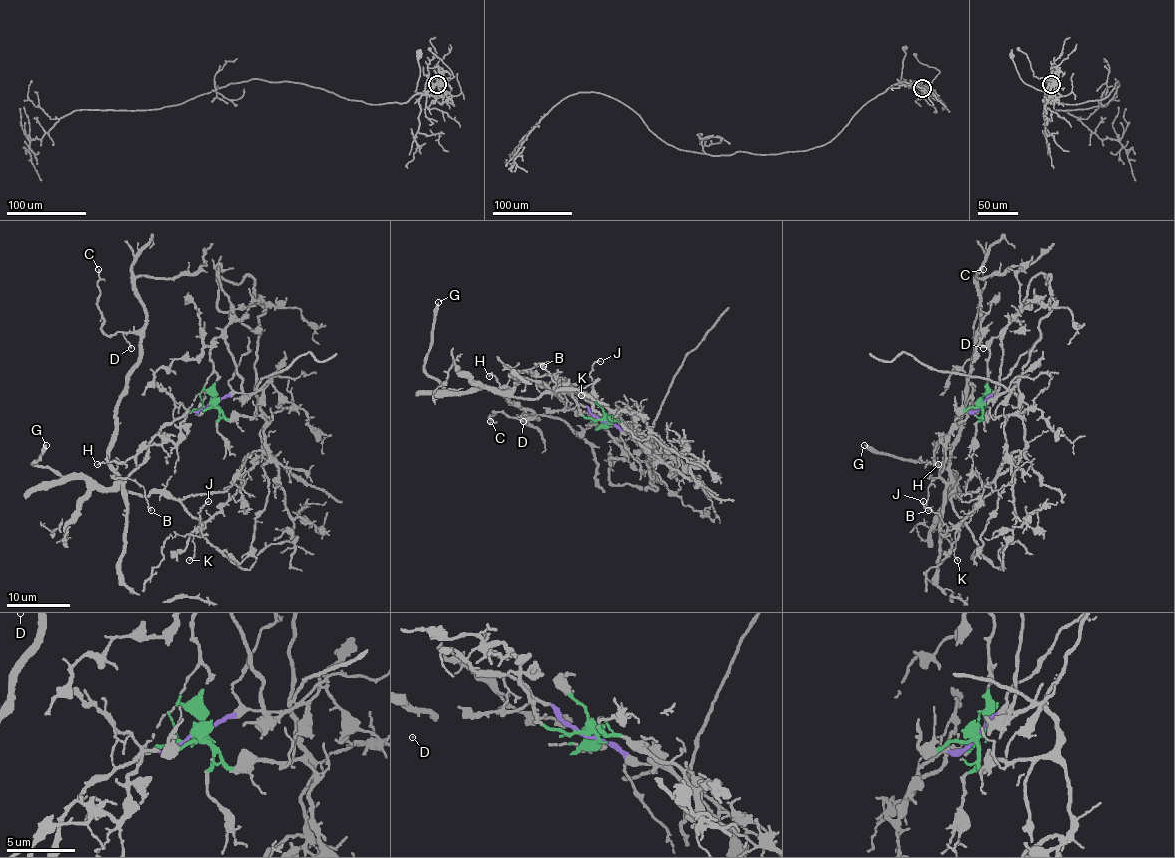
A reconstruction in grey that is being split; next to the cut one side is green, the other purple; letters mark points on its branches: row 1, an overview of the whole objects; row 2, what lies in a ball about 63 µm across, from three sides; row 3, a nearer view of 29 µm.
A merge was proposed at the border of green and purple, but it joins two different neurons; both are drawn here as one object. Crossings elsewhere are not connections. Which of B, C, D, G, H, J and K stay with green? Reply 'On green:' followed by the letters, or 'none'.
On green: J, K

